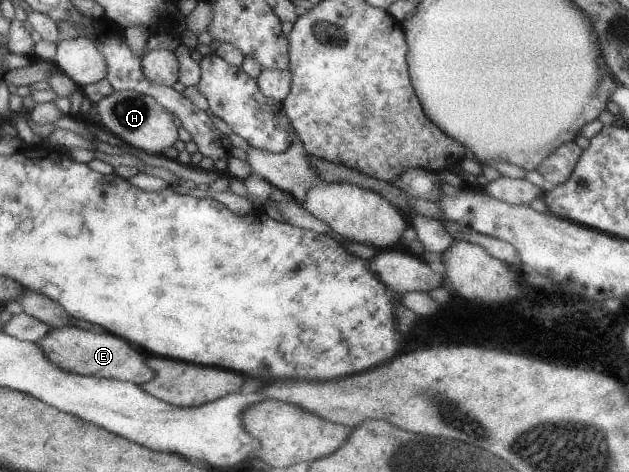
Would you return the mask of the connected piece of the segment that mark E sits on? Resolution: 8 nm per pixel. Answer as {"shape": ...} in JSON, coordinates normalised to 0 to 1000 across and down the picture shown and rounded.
{"shape":[[[107,691],[81,695],[56,725],[70,754],[95,784],[127,797],[173,801],[191,809],[205,809],[223,818],[243,799],[243,786],[231,769],[231,750],[202,720],[183,708],[148,706],[140,699]]]}

